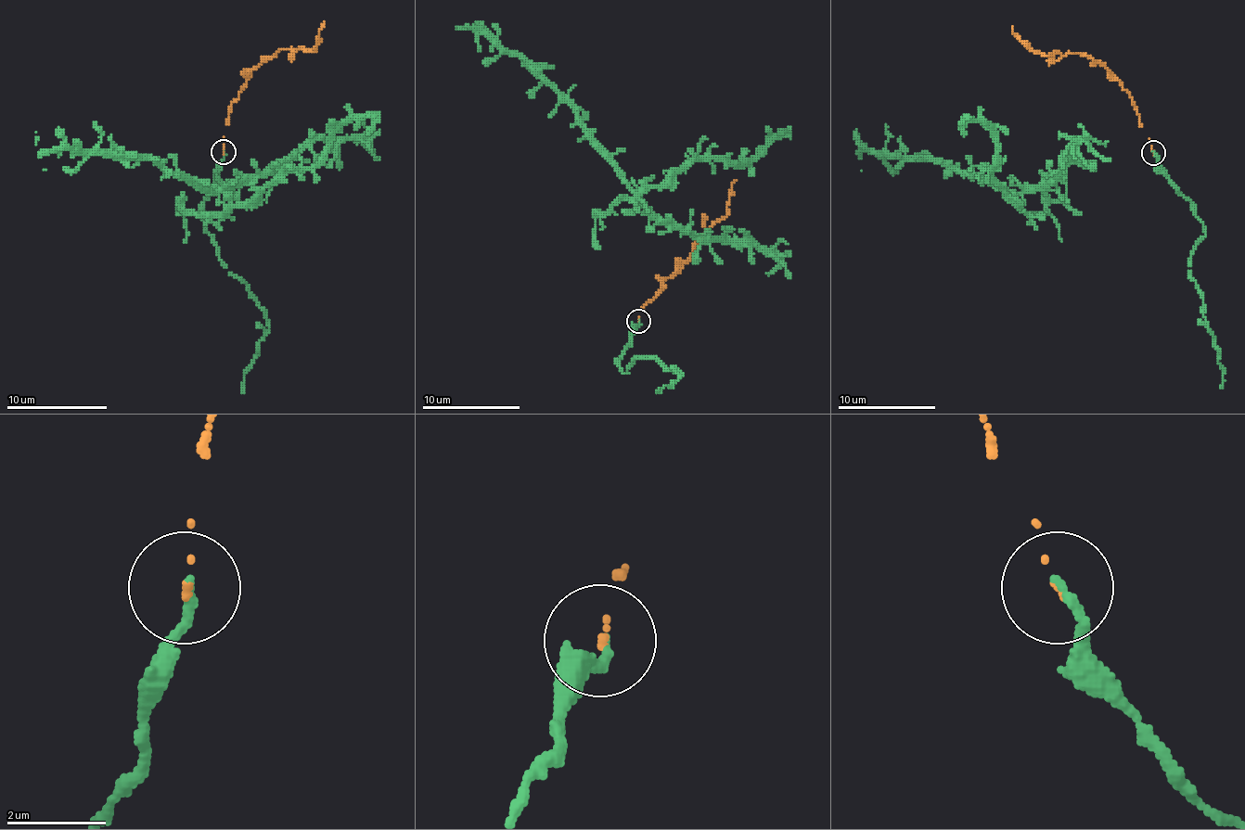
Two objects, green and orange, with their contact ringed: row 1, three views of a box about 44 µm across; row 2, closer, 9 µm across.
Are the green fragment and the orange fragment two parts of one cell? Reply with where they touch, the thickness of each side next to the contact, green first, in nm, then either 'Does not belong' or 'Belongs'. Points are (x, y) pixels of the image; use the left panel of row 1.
Place: (223, 151). Thickness 180 nm (green) against 70 nm. Belongs

